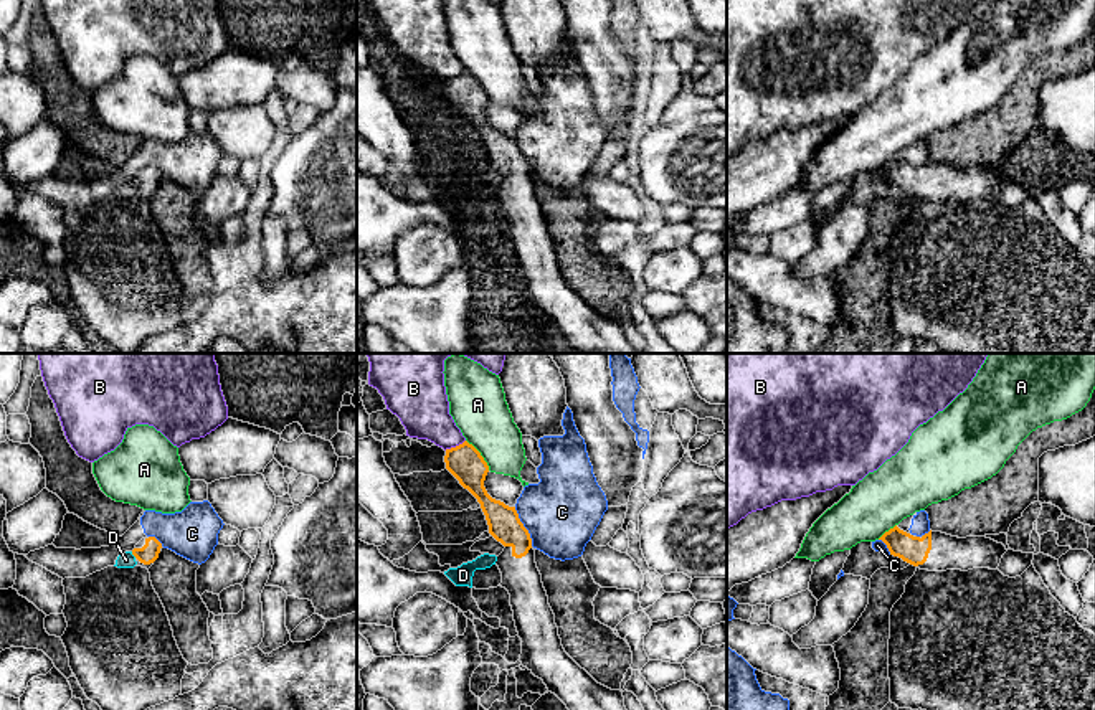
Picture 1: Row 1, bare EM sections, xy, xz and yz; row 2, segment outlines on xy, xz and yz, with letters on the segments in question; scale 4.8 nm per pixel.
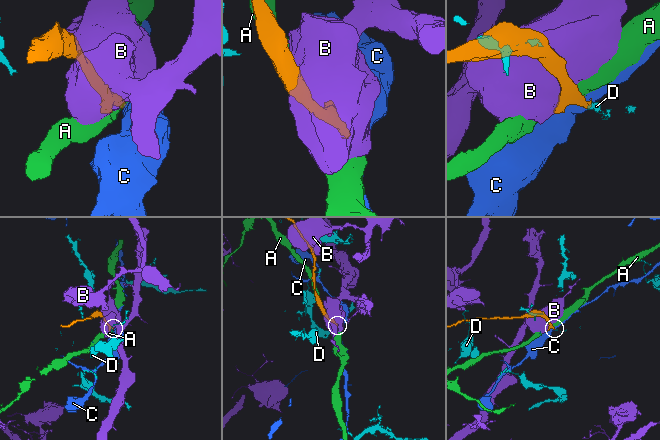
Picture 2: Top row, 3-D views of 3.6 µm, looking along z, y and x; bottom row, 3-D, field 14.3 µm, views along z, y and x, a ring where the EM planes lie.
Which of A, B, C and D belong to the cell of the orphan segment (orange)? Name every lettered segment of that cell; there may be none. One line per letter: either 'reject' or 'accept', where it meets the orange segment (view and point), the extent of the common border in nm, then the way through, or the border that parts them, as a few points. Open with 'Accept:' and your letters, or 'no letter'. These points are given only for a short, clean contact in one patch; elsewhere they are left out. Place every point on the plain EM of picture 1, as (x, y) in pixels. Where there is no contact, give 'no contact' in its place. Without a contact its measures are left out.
Accept: no letter
A: reject | xz (479, 85) | 190 nm
B: reject | xz (456, 76) | 120 nm
C: reject | xz (524, 157) | 220 nm | along xz (514, 137), (532, 175)
D: reject | xy (134, 185) | 40 nm | along xy (131, 182), (136, 187)

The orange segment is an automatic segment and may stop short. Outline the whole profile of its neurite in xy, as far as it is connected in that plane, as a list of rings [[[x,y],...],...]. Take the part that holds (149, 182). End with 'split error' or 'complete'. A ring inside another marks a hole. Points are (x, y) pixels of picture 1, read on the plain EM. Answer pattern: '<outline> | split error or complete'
[[[155,167],[142,168],[132,180],[137,196],[149,200],[154,195],[154,192],[159,188],[162,178],[164,178],[162,173]]] | split error

